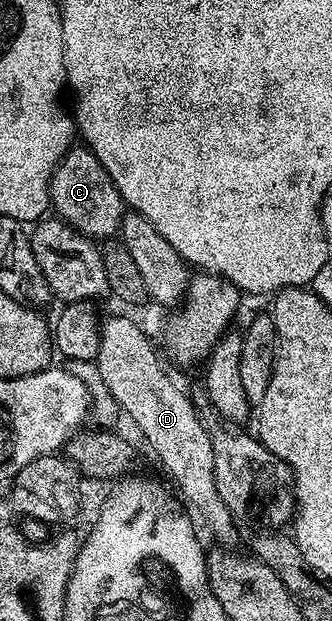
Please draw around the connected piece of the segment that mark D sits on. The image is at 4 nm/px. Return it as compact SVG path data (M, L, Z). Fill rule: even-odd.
M110 315L101 320L101 325L100 353L96 362L100 377L104 377L104 385L108 385L112 397L116 397L125 418L127 415L138 426L139 433L146 438L147 445L154 450L163 469L170 474L169 482L176 491L178 486L177 494L198 510L197 518L206 522L207 529L222 542L219 544L223 548L233 548L238 539L238 527L234 524L237 523L236 517L228 505L220 501L220 493L216 493L216 473L208 427L198 420L197 409L166 372L162 364L163 356L154 352L140 324L133 323L126 315Z

